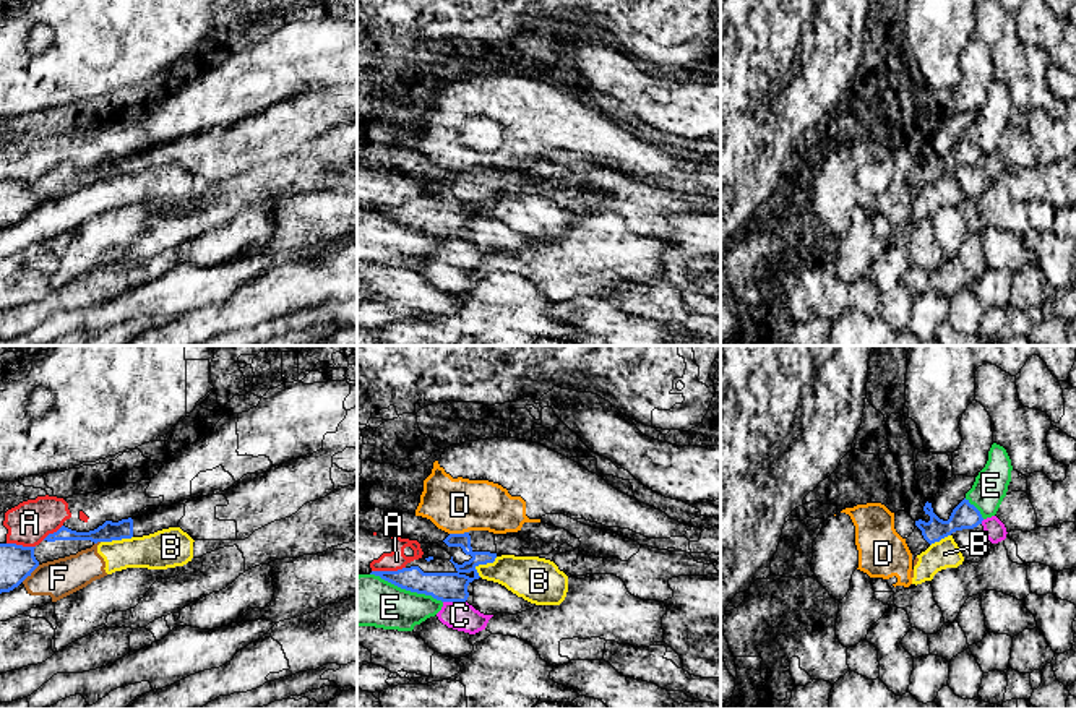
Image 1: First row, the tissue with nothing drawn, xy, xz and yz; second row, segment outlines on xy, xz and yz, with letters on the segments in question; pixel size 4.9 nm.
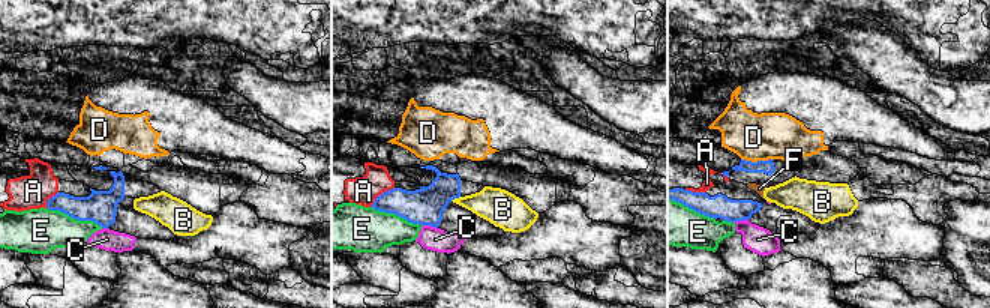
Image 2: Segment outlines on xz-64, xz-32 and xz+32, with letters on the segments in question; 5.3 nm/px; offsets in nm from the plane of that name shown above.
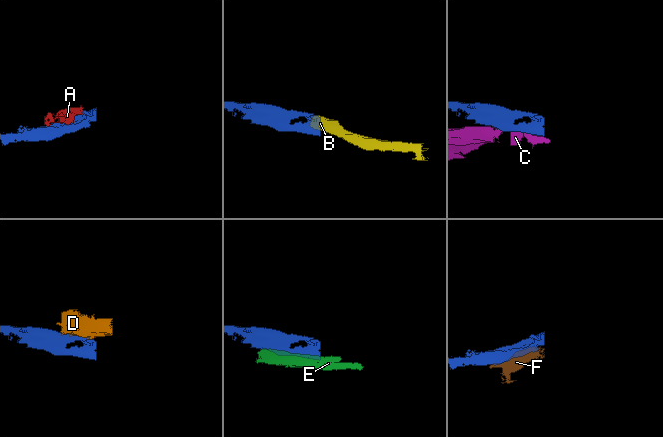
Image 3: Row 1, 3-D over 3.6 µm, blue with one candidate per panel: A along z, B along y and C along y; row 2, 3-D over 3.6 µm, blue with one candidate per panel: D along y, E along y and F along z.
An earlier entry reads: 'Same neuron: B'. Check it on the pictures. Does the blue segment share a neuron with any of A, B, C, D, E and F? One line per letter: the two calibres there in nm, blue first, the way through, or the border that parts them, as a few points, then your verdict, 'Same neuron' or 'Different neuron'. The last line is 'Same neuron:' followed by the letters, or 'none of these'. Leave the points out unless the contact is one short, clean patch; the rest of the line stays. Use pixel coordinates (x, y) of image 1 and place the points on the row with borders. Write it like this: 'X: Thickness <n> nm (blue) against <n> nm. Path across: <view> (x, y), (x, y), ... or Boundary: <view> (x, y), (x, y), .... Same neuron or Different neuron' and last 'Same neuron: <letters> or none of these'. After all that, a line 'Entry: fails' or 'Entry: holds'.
A: Thickness 130 nm (blue) against 100 nm. Boundary: xz (404, 567), (372, 571). Different neuron
B: Thickness 140 nm (blue) against 200 nm. Boundary: xz (497, 557), (492, 562), (481, 563), (476, 568), (477, 575). Different neuron
C: Thickness 140 nm (blue) against 140 nm. Different neuron
D: Thickness 130 nm (blue) against 280 nm. Different neuron
E: Thickness 140 nm (blue) against 260 nm. Different neuron
F: Thickness 170 nm (blue) against 190 nm. Different neuron
Same neuron: none of these
Entry: fails

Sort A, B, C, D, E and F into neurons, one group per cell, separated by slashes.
A / B F / C / D / E

